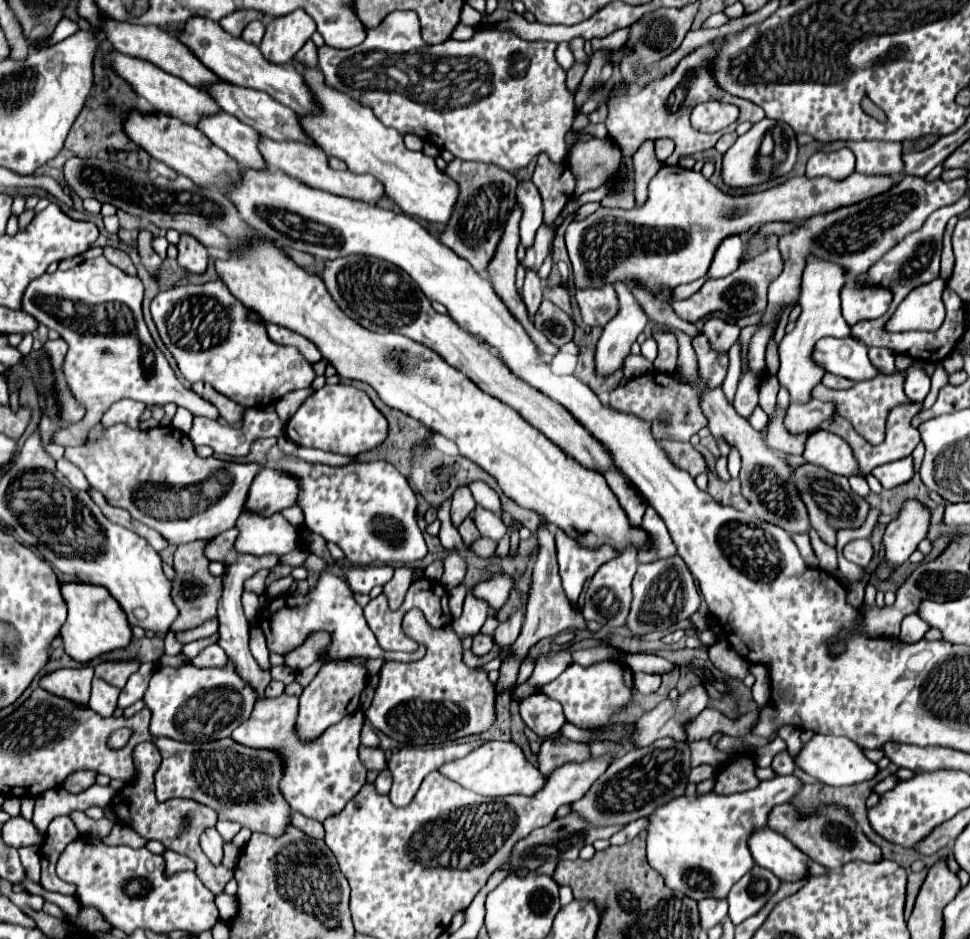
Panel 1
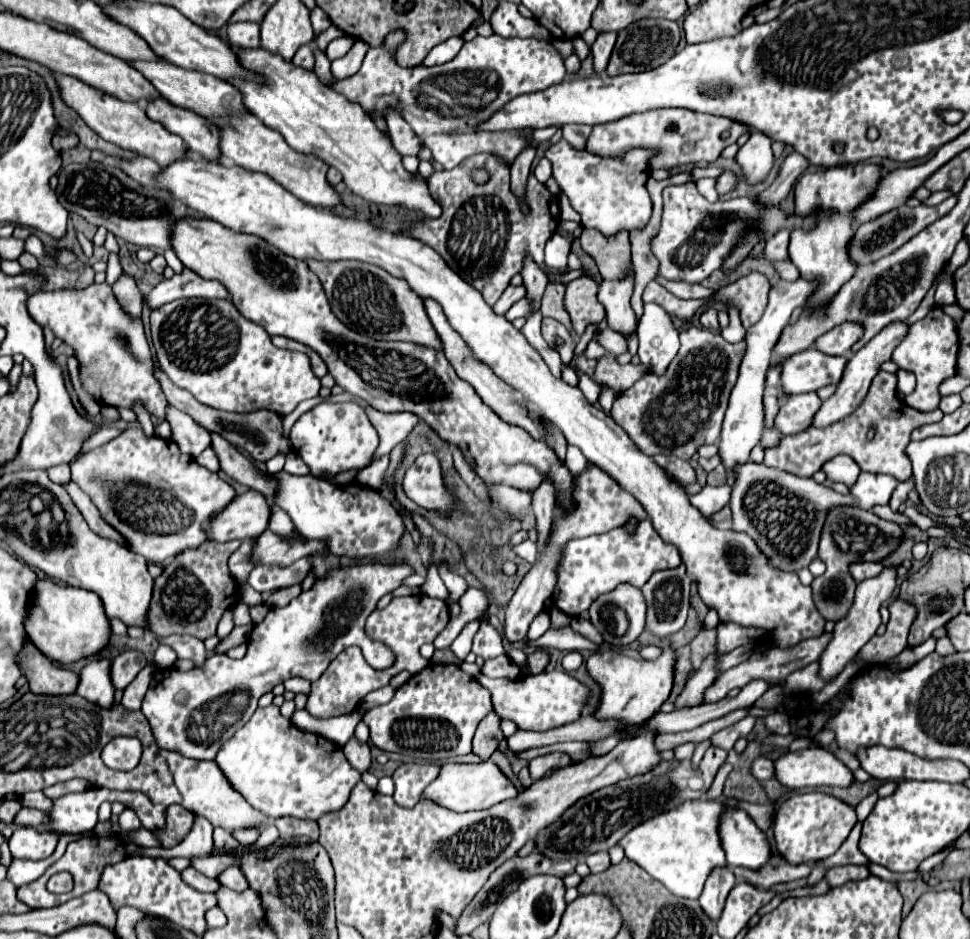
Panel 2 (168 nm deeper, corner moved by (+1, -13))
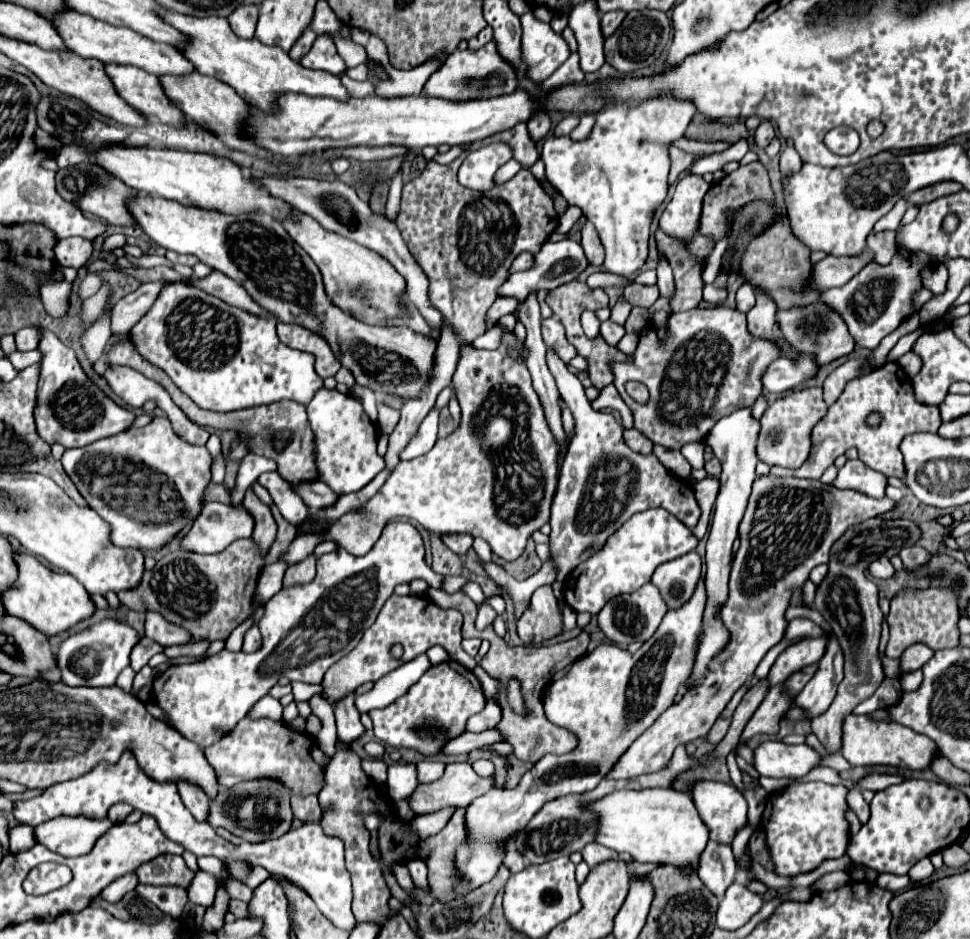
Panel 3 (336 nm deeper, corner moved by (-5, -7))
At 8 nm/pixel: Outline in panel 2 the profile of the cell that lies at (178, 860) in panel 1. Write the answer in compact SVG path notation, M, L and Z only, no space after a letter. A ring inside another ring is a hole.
M188 866L186 870L182 870L180 876L182 876L182 880L184 880L188 886L192 886L192 888L198 890L198 892L214 892L214 888L218 888L218 880L212 880L212 878L200 874L200 872L194 870L192 866Z

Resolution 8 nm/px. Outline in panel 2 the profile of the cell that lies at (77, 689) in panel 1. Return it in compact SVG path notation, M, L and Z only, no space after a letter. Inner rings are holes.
M26 644L22 656L20 656L22 668L26 668L26 676L30 682L30 690L34 694L74 694L80 680L78 674L60 666L54 666L52 660L42 656L34 644Z

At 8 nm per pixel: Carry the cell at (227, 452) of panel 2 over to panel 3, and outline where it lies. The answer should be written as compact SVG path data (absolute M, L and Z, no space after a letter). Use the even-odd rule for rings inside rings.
M320 480L302 484L302 486L296 486L296 492L304 498L306 506L312 508L312 510L328 508L328 506L336 504L336 500L338 500L338 494L328 484L320 482Z

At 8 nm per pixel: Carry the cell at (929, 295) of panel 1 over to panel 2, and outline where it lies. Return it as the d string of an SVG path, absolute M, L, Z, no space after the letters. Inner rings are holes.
M902 320L892 322L878 336L874 336L856 356L852 354L850 360L848 360L848 364L846 364L846 372L844 372L838 388L836 388L836 394L820 406L820 410L814 414L810 426L814 426L814 428L826 428L826 426L830 426L834 422L840 422L844 416L850 416L864 402L864 398L868 394L868 388L870 388L874 376L880 372L880 366L886 360L890 360L894 348L904 340L904 336L908 334L908 330L910 330L910 326L906 322L902 322Z

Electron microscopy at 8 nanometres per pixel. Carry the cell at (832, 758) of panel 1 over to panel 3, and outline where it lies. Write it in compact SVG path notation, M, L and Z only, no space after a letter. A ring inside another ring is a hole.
M766 740L754 748L752 766L760 776L802 778L818 766L820 756L806 744L788 746L780 740Z

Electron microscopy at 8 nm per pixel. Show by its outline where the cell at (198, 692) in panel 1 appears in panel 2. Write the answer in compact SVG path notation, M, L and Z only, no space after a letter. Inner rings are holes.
M406 564L336 568L322 580L316 580L308 592L302 592L288 606L272 608L266 618L254 626L248 652L242 660L232 660L226 654L214 654L206 668L192 668L188 672L164 668L154 672L152 684L142 702L142 714L152 726L156 744L194 760L214 760L224 742L228 742L250 720L258 706L258 698L286 678L302 676L310 682L318 680L330 662L352 644L362 650L364 658L374 668L390 666L394 662L394 654L382 642L366 636L364 622L376 608L376 602L398 588L410 574L412 568ZM218 728L224 730L220 738Z

